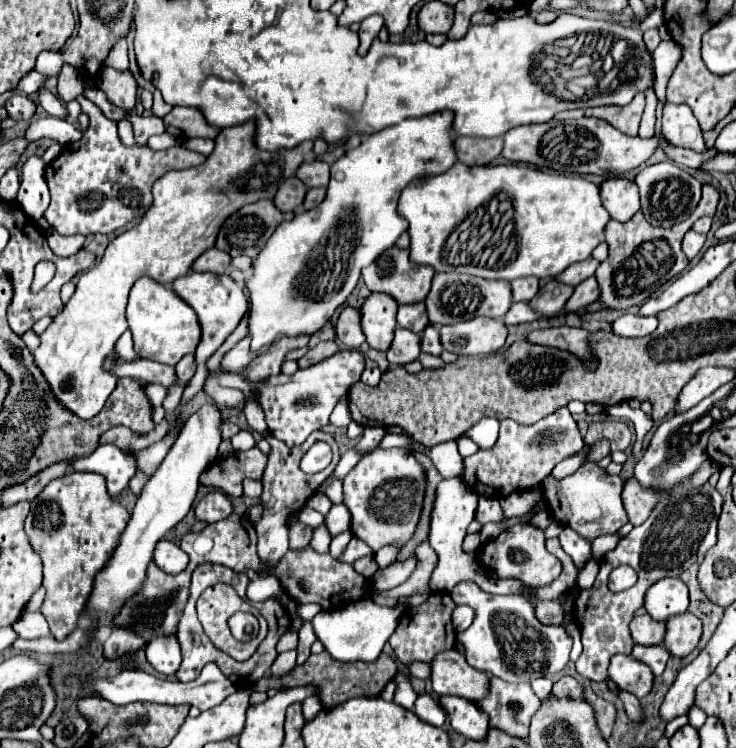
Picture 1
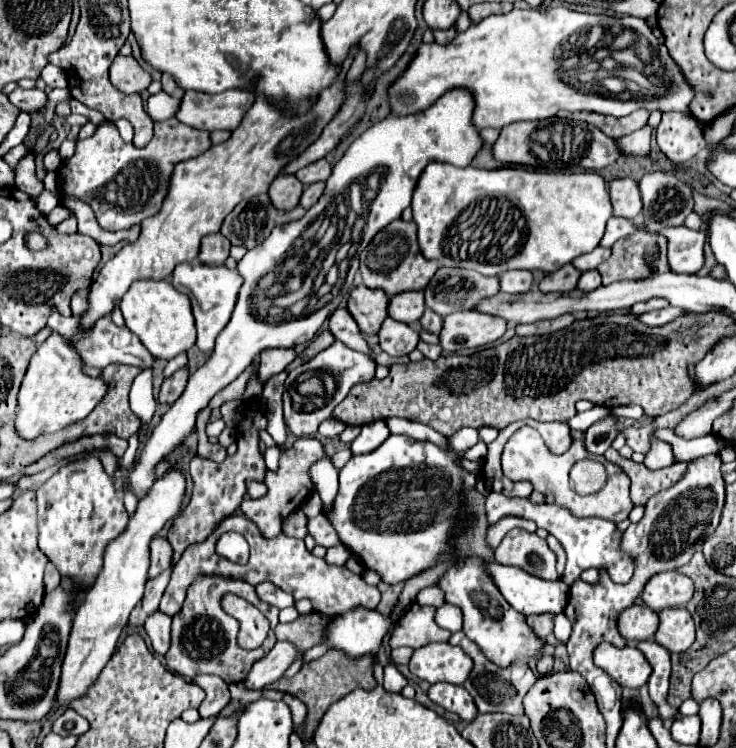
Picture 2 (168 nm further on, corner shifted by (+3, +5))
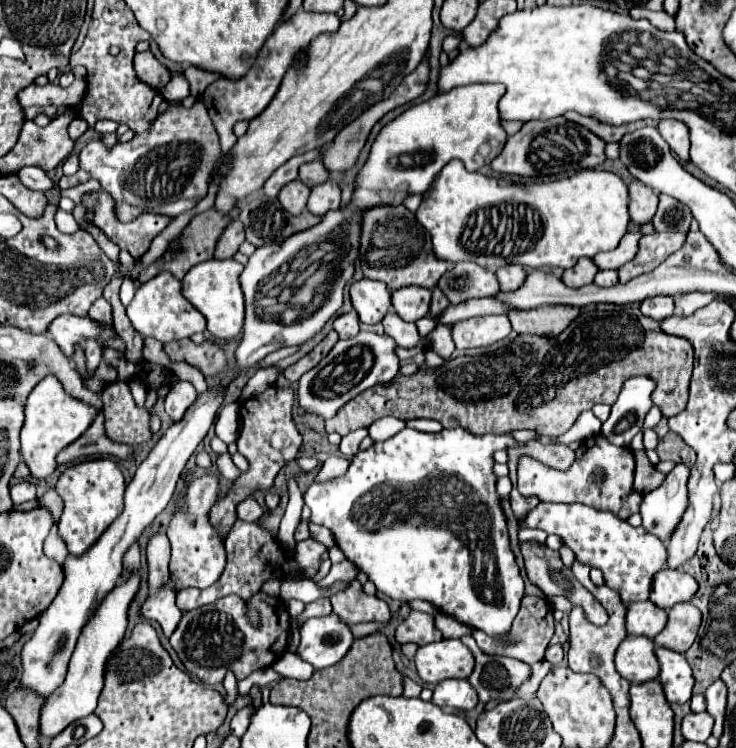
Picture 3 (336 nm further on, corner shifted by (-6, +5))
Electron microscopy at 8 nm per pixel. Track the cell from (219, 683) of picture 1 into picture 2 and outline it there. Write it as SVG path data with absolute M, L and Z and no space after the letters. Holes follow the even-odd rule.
M198 674L192 678L192 684L200 686L206 692L206 698L202 702L202 716L214 716L230 702L228 684L220 676Z

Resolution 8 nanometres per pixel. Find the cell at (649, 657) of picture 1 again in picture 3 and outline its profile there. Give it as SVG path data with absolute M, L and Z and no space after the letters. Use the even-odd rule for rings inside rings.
M655 648L655 654L661 664L659 680L663 684L665 696L671 704L689 702L693 696L693 670L683 654L671 652L667 648Z

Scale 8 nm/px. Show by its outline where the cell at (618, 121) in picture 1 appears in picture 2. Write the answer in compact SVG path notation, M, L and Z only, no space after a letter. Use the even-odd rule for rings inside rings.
M640 108L624 118L614 118L614 116L604 116L604 114L596 114L596 112L560 112L560 118L576 118L576 120L586 120L590 124L594 124L596 128L600 128L604 134L608 134L610 138L622 138L638 128L642 128L648 122L650 112L646 108Z

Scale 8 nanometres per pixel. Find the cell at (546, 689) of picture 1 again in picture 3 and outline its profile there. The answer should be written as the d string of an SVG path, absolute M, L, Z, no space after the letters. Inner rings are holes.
M551 644L547 648L547 652L545 652L545 660L549 660L555 666L563 662L563 656L565 656L565 652L563 652L563 646L561 644Z

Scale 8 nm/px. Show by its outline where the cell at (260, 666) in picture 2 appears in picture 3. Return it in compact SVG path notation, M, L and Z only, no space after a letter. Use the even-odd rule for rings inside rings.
M337 614L311 618L301 628L299 656L315 670L337 664L353 644L351 626Z

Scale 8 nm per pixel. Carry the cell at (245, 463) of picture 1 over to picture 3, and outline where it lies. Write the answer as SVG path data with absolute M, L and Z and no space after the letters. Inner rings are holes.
M271 386L263 394L249 398L241 404L241 434L237 439L238 452L249 460L249 472L241 474L233 486L233 490L223 496L213 512L209 512L211 522L217 526L221 536L227 536L229 528L237 520L237 502L247 498L257 488L269 488L279 474L279 470L285 466L287 460L293 460L301 446L301 434L295 428L291 408L293 408L295 392L291 386Z

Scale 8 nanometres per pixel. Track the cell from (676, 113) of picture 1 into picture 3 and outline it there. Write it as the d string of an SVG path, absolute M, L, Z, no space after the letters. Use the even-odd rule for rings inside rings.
M661 120L657 130L681 160L689 160L689 130L683 122Z

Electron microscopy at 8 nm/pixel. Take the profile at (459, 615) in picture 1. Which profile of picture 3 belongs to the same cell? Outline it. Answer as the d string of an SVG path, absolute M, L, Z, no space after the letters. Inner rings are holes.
M435 614L435 624L441 630L443 638L461 638L465 634L471 634L473 628L471 626L461 626L461 622L457 622L455 618L445 618L445 614Z

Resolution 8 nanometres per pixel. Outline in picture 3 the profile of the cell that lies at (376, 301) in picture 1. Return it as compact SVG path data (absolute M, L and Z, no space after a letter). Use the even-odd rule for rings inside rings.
M363 278L349 288L351 302L363 324L377 324L391 308L391 292L377 280Z

